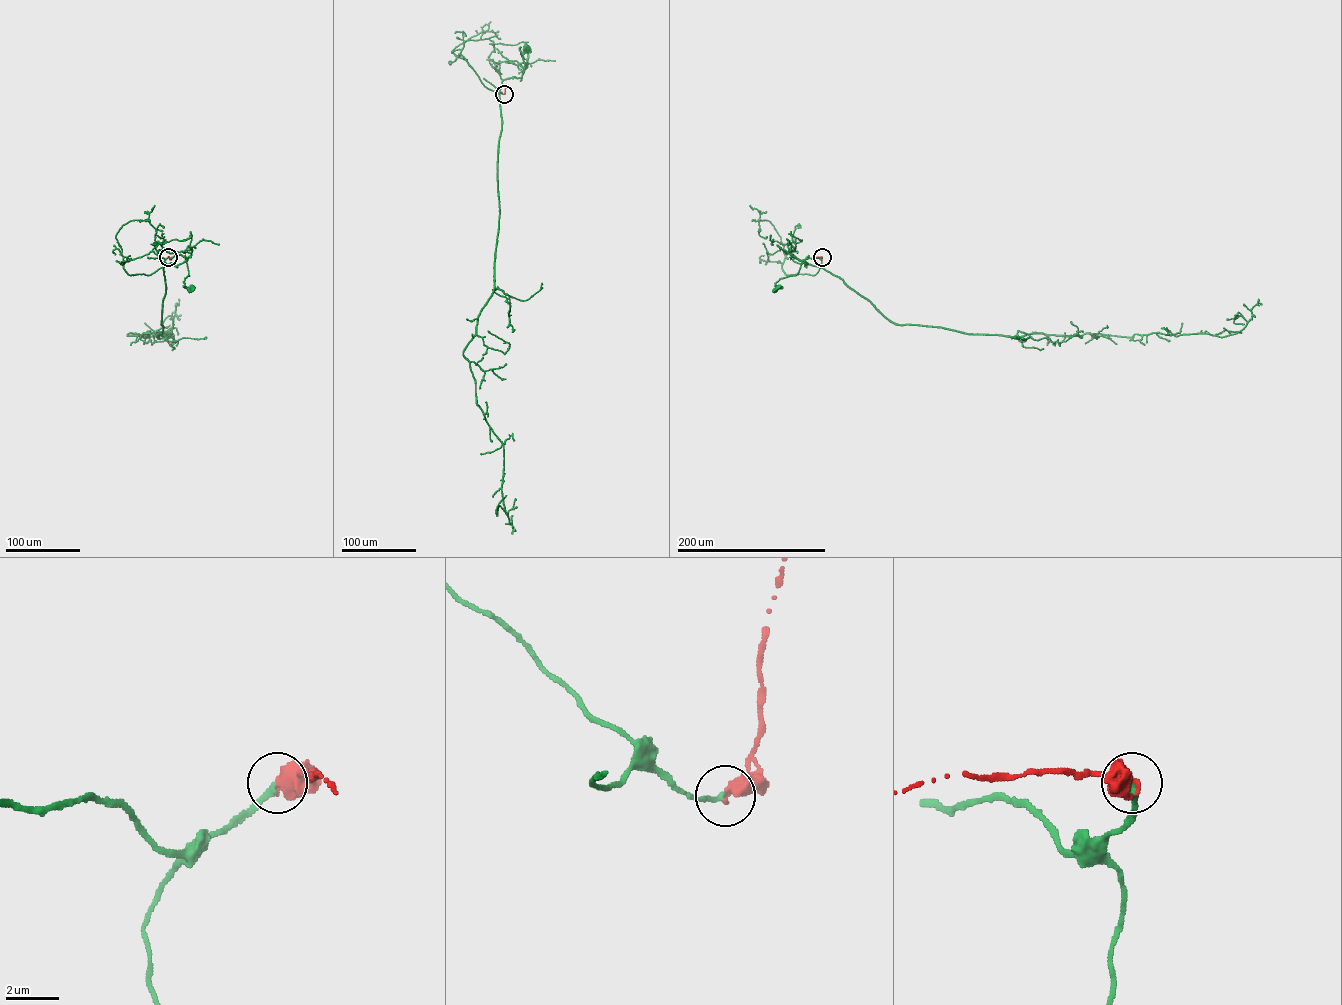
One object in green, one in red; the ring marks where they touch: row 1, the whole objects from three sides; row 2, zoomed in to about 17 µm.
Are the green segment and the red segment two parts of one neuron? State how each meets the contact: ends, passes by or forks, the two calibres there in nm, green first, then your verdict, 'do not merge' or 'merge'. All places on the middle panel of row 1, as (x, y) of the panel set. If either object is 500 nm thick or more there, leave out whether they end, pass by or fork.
200/550 nm | merge

